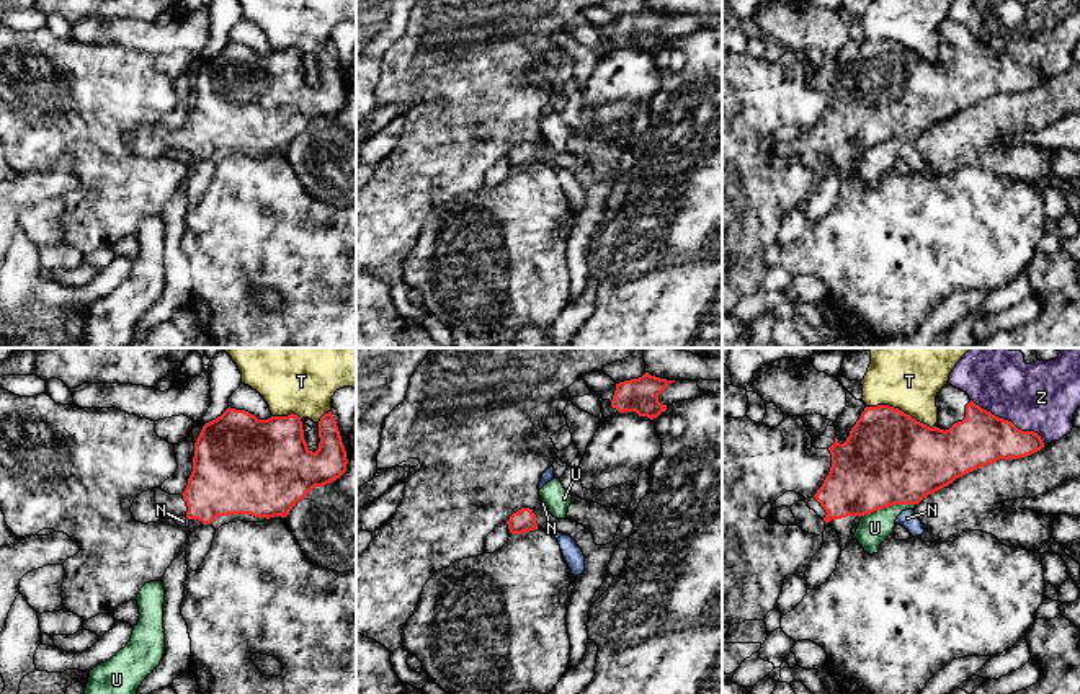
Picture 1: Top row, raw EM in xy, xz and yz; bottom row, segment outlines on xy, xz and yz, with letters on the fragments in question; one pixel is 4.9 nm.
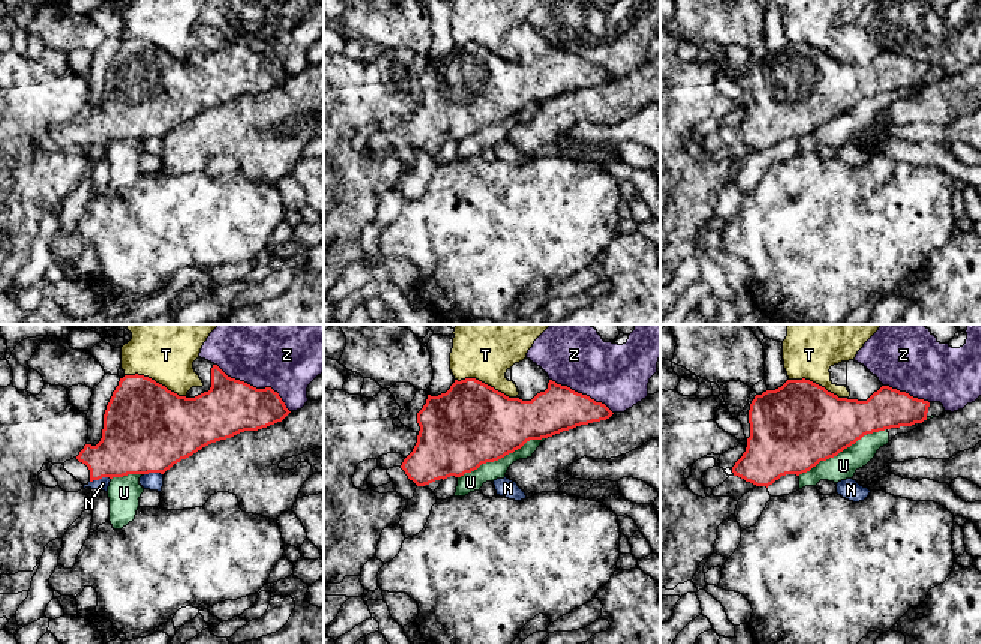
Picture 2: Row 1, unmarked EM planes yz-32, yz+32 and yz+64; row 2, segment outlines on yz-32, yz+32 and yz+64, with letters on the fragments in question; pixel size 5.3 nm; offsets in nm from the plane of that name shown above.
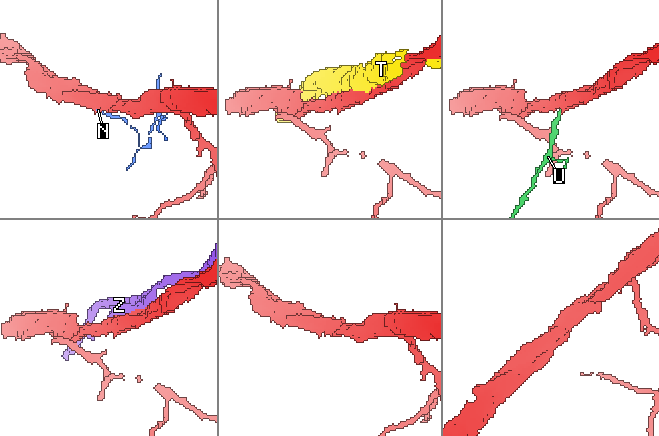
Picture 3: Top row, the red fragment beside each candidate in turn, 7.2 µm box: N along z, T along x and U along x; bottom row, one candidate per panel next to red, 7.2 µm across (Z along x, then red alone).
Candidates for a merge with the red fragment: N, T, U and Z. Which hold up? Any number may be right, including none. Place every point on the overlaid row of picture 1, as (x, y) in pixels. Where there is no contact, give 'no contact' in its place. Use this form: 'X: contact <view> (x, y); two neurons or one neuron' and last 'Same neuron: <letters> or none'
N: no contact; two neurons
T: contact yz (901, 410); two neurons
U: contact yz (889, 505); two neurons
Z: contact yz (1007, 420); two neurons
Same neuron: none

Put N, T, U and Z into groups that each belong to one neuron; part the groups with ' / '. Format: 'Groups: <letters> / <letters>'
Groups: N / T / U / Z

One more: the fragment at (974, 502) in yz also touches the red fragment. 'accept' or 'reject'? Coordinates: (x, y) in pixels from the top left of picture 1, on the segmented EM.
reject

